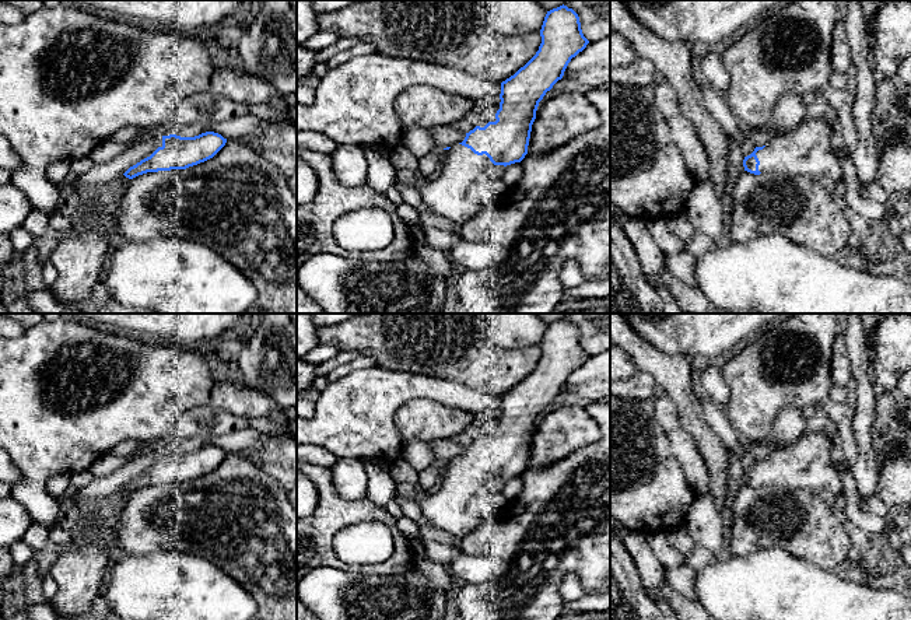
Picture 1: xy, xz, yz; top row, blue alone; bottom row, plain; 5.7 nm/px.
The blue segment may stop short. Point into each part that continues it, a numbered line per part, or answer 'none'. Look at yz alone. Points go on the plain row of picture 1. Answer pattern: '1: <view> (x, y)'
1: yz (806, 463)

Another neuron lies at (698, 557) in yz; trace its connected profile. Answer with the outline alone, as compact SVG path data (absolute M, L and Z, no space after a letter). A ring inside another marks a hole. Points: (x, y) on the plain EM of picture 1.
M695 546L687 556L687 564L697 572L716 560L716 556L701 546Z

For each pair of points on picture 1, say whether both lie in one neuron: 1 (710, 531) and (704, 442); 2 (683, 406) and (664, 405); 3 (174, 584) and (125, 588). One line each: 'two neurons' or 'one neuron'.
1: two neurons
2: two neurons
3: one neuron

